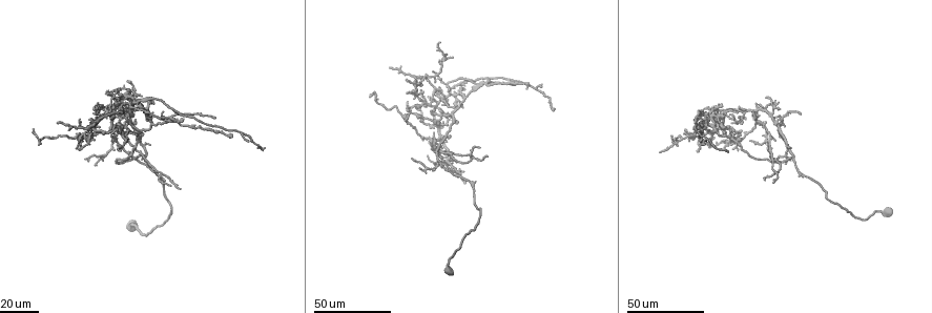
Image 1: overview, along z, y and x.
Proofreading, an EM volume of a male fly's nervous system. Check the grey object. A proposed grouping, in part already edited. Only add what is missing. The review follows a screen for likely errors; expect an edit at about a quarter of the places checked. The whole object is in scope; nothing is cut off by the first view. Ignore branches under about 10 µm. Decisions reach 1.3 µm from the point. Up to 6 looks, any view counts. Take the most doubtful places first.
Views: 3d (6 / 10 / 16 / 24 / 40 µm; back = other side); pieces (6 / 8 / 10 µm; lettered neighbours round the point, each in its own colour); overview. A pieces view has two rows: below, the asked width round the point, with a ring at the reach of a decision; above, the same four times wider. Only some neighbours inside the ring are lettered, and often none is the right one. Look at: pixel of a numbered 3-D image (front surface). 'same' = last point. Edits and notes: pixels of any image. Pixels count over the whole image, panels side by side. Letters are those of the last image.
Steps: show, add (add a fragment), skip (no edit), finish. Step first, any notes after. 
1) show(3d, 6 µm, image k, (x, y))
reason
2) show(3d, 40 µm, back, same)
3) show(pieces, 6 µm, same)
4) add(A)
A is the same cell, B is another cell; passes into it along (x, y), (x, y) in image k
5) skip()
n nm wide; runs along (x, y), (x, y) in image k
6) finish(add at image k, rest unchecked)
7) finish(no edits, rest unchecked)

show(3d, 24 µm, image 1, (216, 119))
an open end

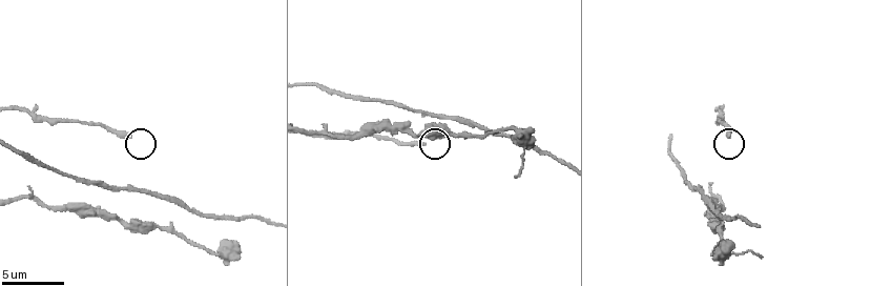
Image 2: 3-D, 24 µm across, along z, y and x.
show(pieces, 10 µm, image 2, (130, 137))
what lies round it

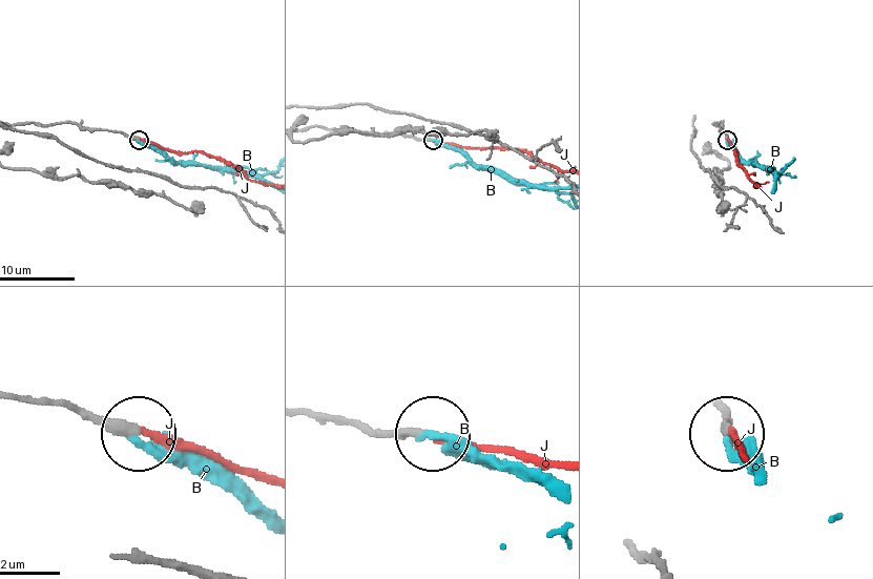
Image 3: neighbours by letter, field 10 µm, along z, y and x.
add(J)
J is the same cell, B is another cell; passes into it along (412, 137), (470, 148), (524, 149), (543, 162) in image 3; the neuron continues

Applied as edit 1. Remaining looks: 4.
show(overview)

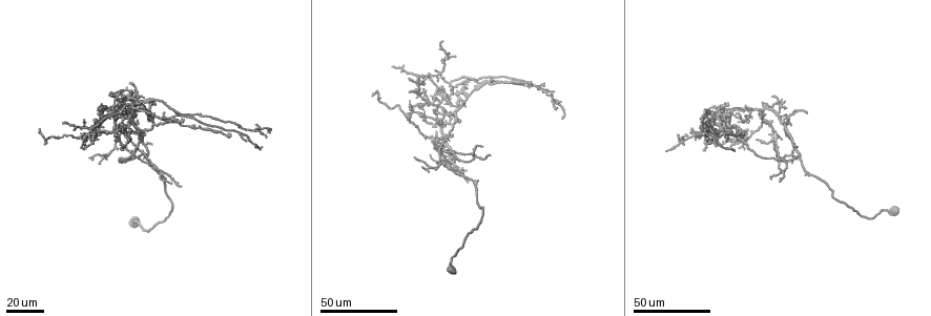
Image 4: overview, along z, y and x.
show(3d, 24 µm, image 4, (93, 118))
thin end

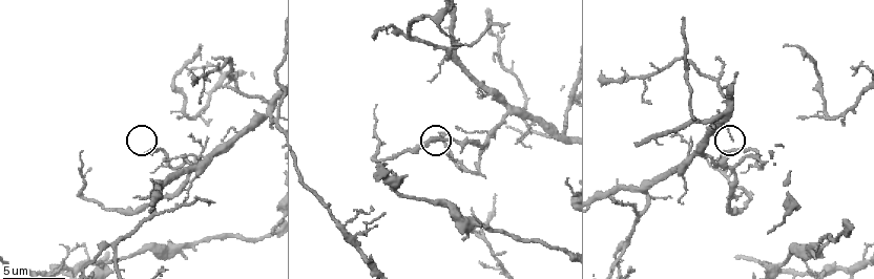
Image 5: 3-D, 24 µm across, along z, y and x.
show(pieces, 6 µm, image 5, (441, 135))
what lies round it

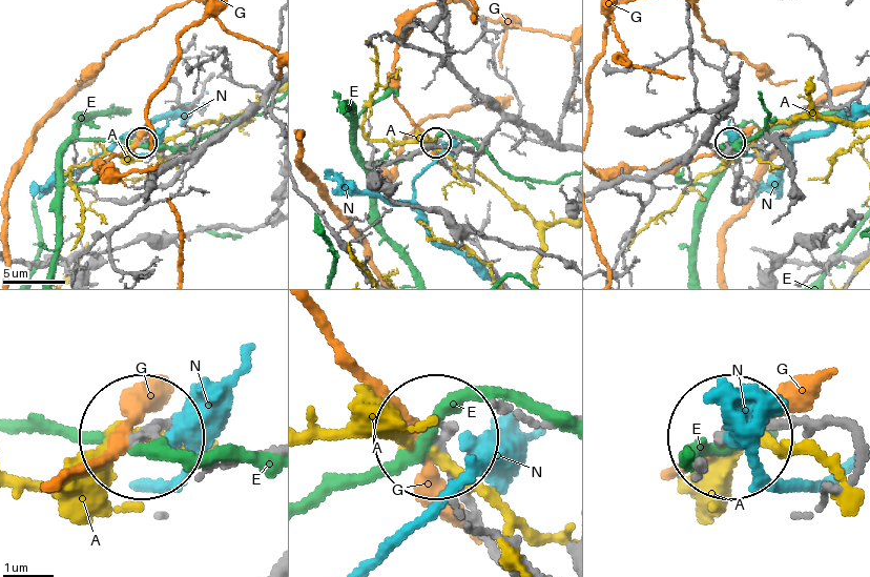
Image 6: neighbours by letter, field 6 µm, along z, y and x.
skip()
A, E, G and N are other cells; runs along (563, 148), (504, 121), (463, 180), (436, 143) in image 6; no lettered fragment goes on from it

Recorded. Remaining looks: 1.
finish(add at image 3, rest unchecked)

